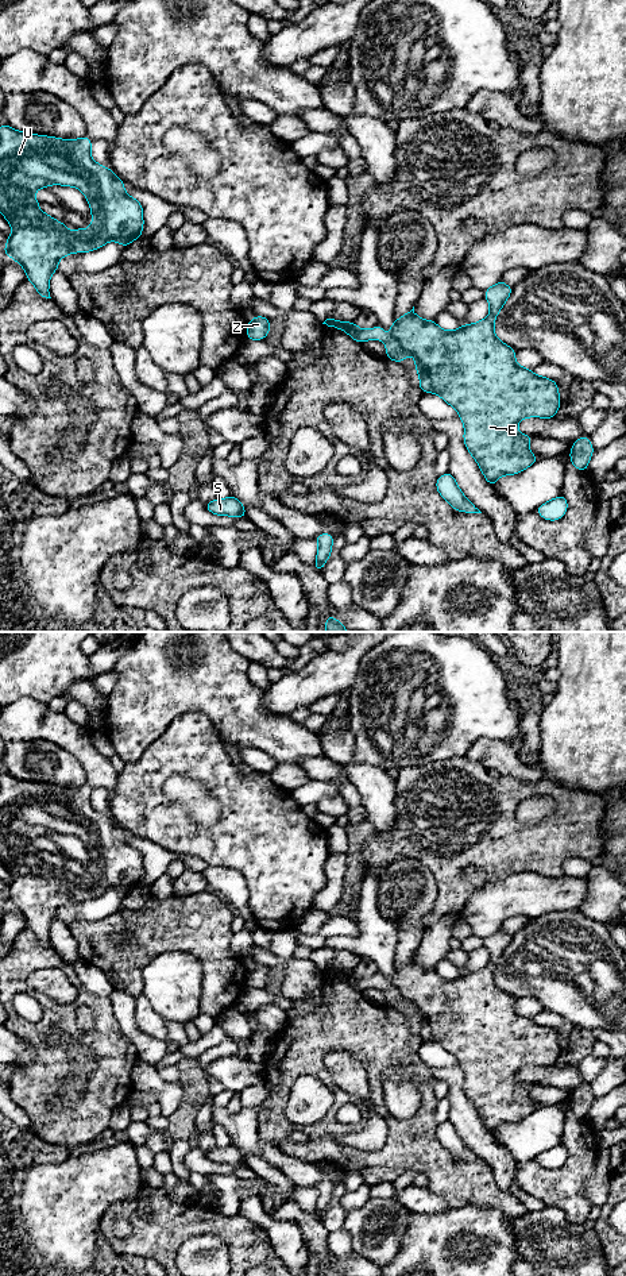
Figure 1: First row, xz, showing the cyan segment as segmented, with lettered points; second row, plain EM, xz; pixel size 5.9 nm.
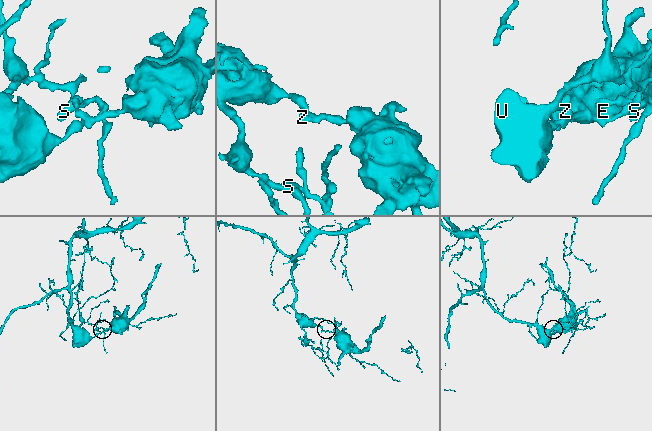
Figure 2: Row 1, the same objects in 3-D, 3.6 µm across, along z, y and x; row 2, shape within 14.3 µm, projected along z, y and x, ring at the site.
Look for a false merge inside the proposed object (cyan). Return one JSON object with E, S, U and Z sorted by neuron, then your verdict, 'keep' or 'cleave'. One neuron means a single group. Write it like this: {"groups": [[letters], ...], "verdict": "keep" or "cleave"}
{"groups": [["E"], ["S", "U", "Z"]], "verdict": "cleave"}

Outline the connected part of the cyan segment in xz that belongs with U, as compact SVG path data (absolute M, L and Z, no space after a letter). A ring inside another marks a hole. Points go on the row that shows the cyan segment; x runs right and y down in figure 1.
M0 126L0 213L12 225L12 232L7 239L4 254L13 258L27 273L27 280L34 284L39 296L51 298L49 292L50 275L58 270L58 261L73 252L88 252L100 248L111 240L127 247L132 240L142 236L143 208L142 204L128 196L124 190L124 182L108 167L94 162L90 157L92 139L89 136L81 139L59 139L36 134L26 134L16 131L9 126ZM50 185L74 186L80 189L89 205L93 216L88 230L76 228L70 232L69 228L42 212L39 201L34 193L39 188Z

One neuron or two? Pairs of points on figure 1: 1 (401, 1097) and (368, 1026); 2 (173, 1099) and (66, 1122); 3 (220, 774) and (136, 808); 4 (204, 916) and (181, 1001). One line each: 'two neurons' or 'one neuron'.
1: two neurons
2: two neurons
3: one neuron
4: two neurons

